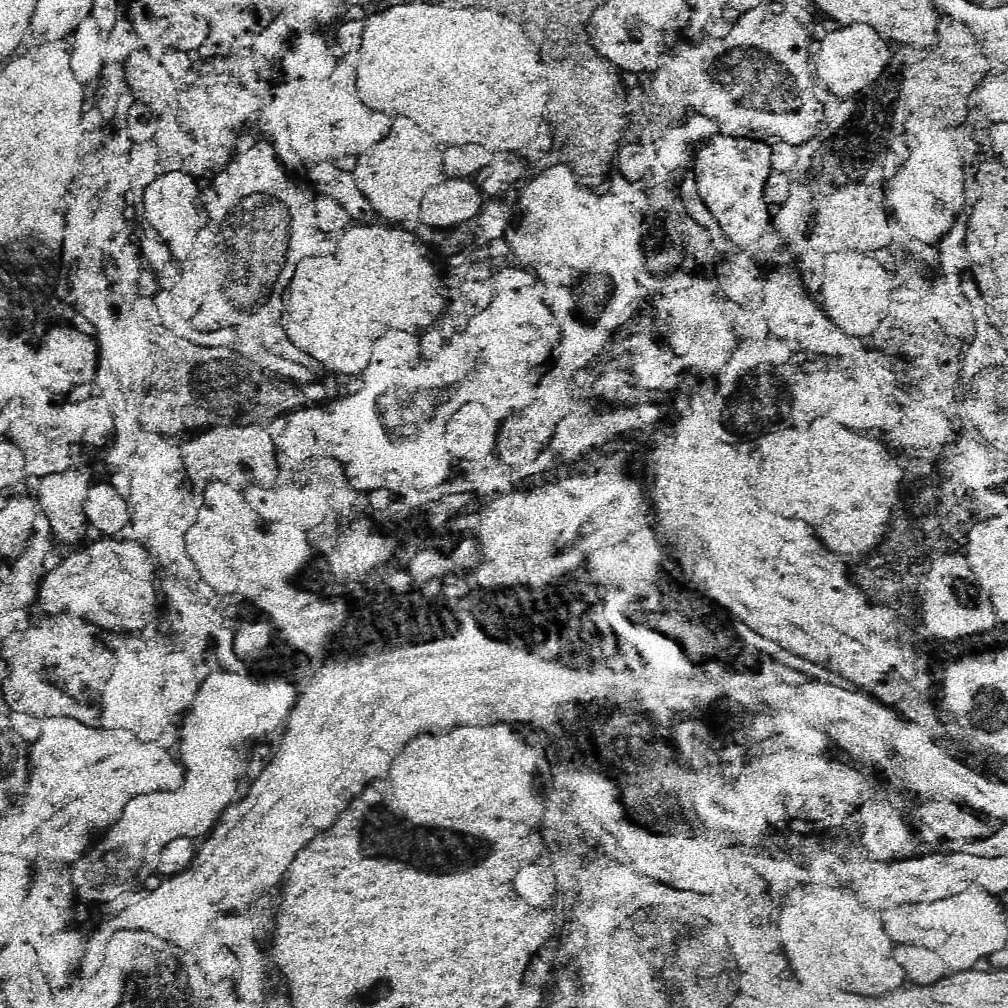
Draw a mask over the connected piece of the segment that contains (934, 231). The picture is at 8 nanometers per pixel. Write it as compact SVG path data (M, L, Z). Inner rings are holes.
M911 118L905 128L905 142L911 154L903 164L903 170L891 180L889 202L899 224L903 224L917 240L937 242L959 218L965 200L965 164L945 130L915 118Z

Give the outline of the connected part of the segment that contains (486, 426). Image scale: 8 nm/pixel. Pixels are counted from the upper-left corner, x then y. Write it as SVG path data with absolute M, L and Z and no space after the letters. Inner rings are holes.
M467 402L447 422L445 450L457 458L483 460L493 450L495 430L483 406Z

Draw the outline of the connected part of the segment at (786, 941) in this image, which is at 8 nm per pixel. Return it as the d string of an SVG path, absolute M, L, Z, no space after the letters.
M801 888L791 892L783 904L779 928L787 962L795 974L795 980L807 992L819 996L833 996L835 992L885 996L905 978L905 970L895 962L891 954L891 938L885 934L881 922L877 922L857 900L847 898L839 890Z

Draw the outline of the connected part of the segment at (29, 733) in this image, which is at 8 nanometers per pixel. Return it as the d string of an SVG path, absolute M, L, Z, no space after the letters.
M11 712L11 726L13 730L27 742L33 742L39 732L41 732L41 720L29 714L21 714L21 712Z

